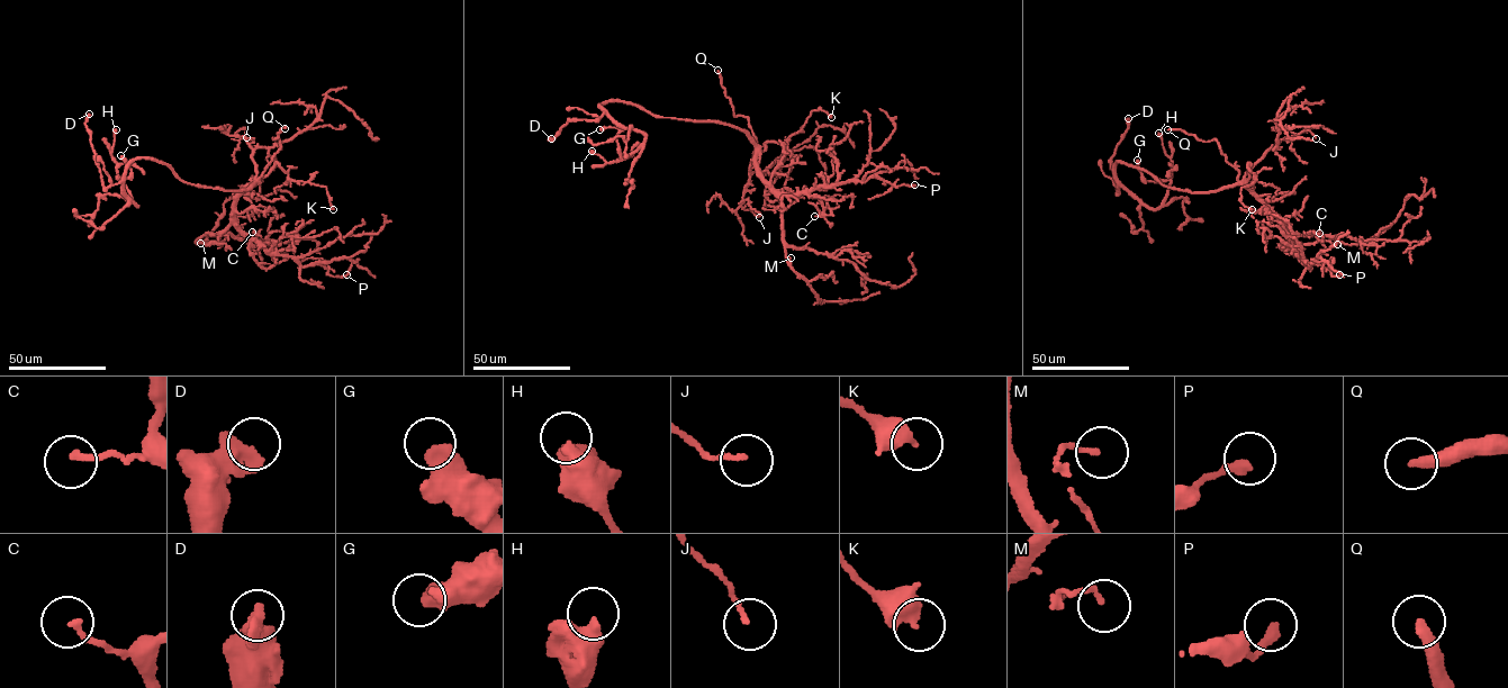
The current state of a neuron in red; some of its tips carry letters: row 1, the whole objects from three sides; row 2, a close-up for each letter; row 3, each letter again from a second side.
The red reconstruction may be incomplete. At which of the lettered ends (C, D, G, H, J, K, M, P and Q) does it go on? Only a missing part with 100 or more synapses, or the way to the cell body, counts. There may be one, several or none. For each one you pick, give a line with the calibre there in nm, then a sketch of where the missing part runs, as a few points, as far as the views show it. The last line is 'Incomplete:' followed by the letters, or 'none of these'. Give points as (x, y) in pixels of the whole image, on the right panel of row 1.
Q: calibre 320 nm; course (1167, 129), (1146, 135)
Incomplete: Q

